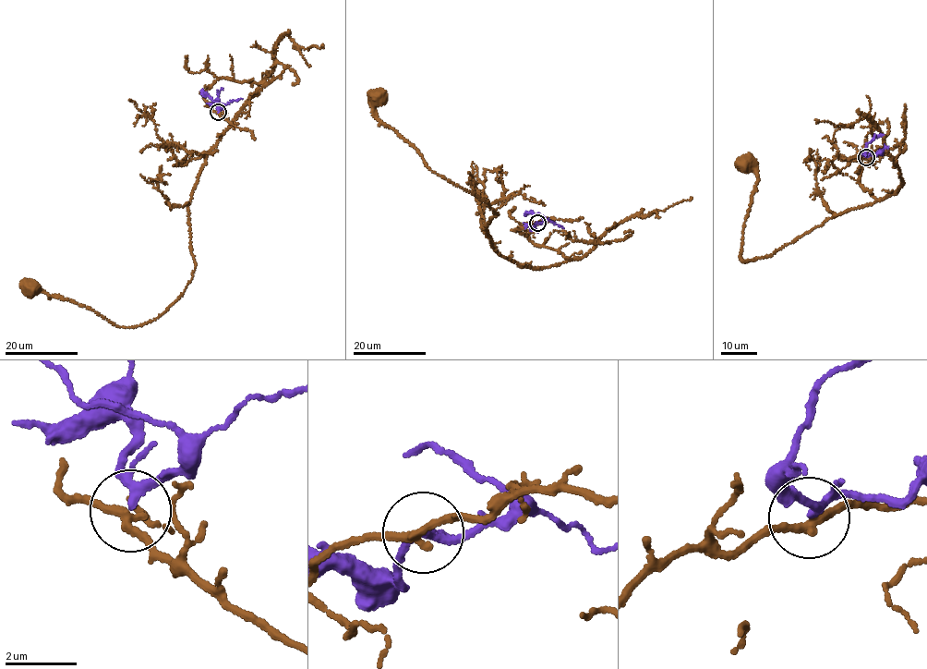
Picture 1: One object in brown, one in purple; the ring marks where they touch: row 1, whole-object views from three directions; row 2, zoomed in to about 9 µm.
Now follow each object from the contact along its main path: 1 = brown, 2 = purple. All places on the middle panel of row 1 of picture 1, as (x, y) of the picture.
1: (537, 223), (515, 230), (570, 259), (529, 267), (496, 250), (487, 200), (428, 169), (378, 120), (377, 98)
2: (537, 223), (546, 219), (527, 212), (524, 216)

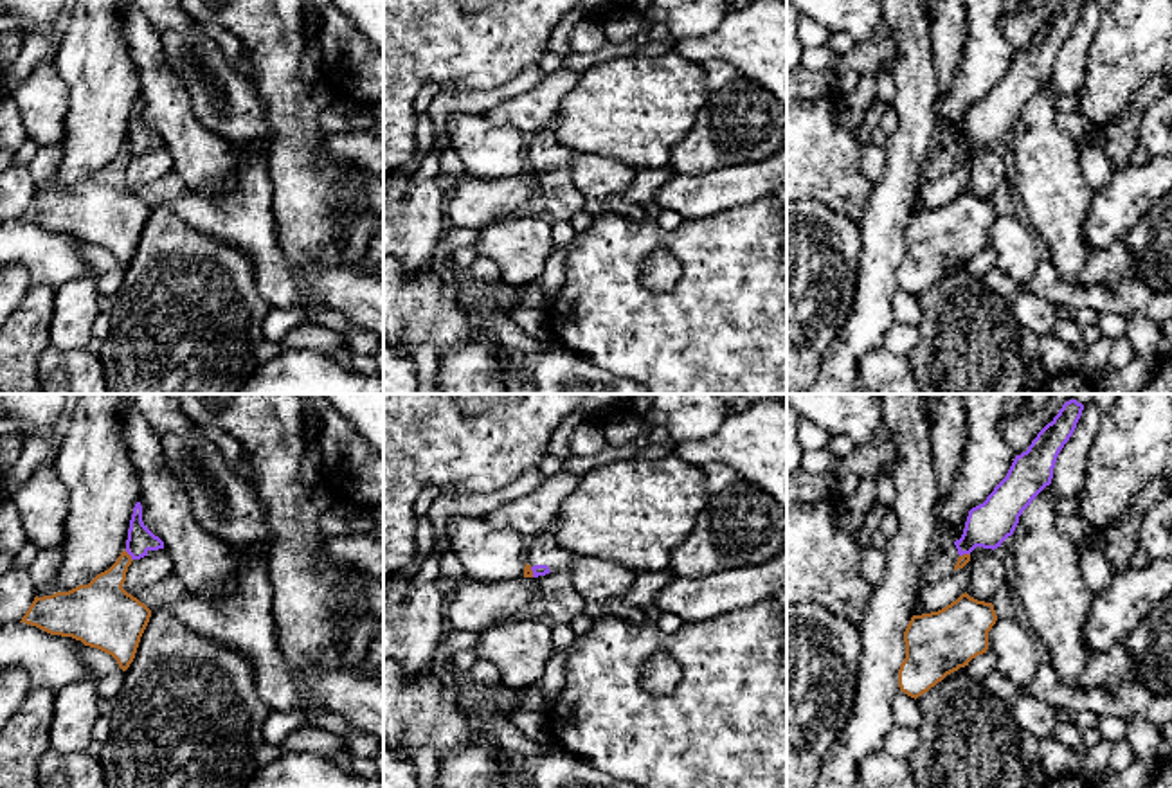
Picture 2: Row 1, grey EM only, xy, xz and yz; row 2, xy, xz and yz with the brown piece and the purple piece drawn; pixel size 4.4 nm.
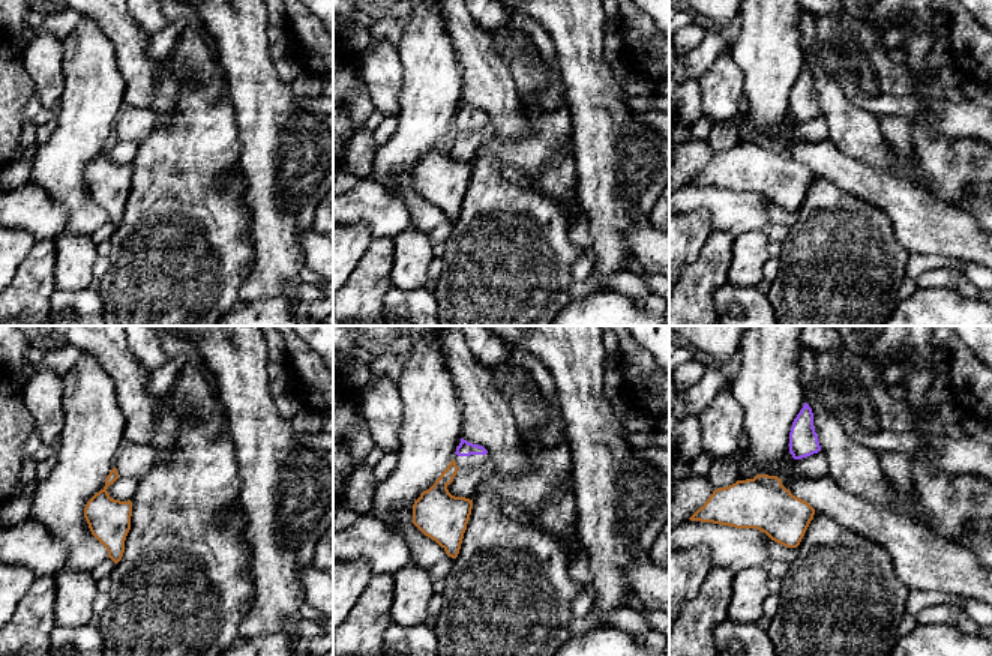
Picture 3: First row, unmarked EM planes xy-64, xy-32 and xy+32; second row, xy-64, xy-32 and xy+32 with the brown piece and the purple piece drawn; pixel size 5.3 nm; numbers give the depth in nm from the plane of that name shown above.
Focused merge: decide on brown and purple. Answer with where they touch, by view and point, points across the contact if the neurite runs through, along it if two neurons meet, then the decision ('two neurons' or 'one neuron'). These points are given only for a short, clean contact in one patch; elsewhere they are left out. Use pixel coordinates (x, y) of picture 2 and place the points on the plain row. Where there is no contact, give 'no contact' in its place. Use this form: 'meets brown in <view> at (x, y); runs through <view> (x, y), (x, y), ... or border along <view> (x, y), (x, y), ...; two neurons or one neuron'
meets brown in xy at (130, 153); border along xy (125, 148), (132, 157); two neurons

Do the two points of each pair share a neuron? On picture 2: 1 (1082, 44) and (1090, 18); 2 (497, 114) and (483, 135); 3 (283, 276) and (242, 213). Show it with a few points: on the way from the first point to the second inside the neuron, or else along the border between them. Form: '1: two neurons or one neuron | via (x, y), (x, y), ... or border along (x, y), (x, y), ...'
1: one neuron | via (1082, 38), (1088, 24)
2: two neurons | border along (481, 116), (492, 125), (513, 125), (526, 137)
3: one neuron | via (269, 259), (251, 229)

